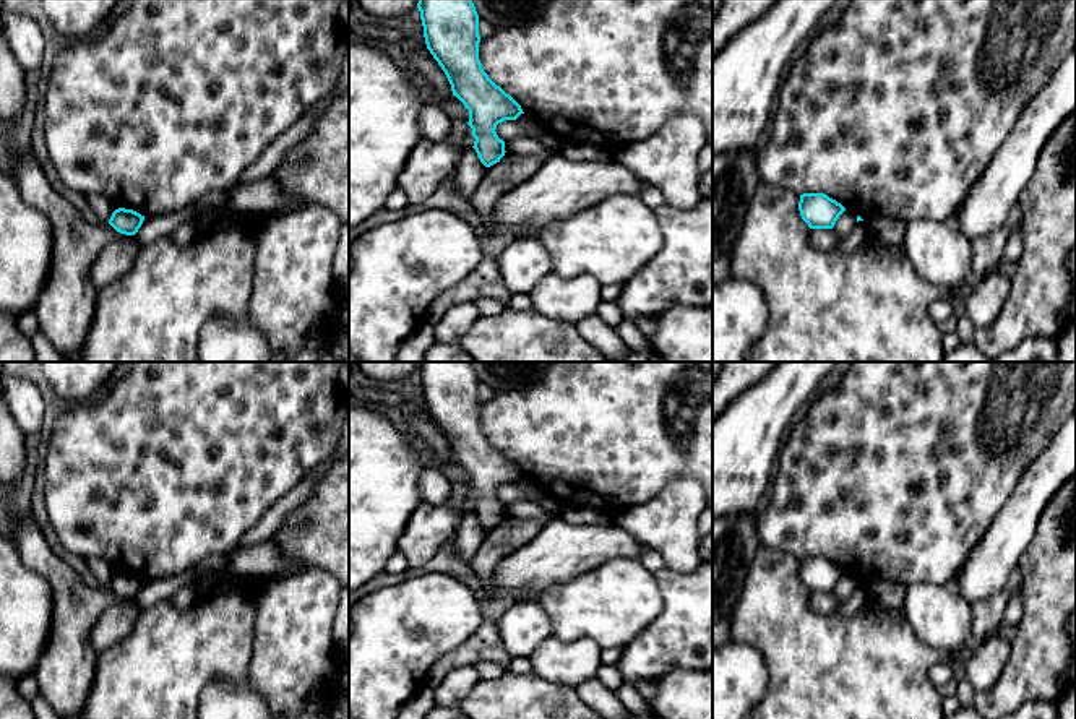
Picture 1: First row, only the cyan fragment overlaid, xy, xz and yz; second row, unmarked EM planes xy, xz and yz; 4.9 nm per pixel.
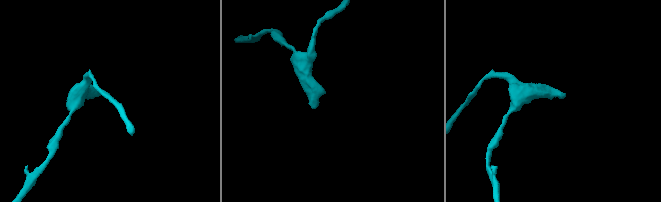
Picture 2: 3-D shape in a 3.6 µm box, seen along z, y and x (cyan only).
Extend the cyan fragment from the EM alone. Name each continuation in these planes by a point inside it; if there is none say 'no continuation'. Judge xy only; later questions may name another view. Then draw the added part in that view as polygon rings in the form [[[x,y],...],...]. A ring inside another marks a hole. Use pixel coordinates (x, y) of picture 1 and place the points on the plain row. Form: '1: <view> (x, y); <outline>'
no continuation

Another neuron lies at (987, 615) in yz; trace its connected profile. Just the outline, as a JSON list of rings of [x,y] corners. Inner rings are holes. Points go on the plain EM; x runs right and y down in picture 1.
[[[1016,566],[1011,570],[1006,584],[998,592],[995,592],[992,597],[982,602],[971,604],[972,646],[979,646],[992,630],[1000,628],[1009,596],[1019,586],[1021,586],[1021,571]]]

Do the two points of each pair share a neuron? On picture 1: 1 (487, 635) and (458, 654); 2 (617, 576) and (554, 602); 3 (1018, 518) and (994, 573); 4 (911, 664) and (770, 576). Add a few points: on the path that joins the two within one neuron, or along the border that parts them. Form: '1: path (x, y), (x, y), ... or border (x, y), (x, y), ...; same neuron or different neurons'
1: path (481, 641), (464, 654); same neuron
2: path (601, 593), (591, 602), (570, 602); same neuron
3: path (1011, 531), (994, 560); same neuron
4: path (873, 664), (849, 664), (799, 614); same neuron

